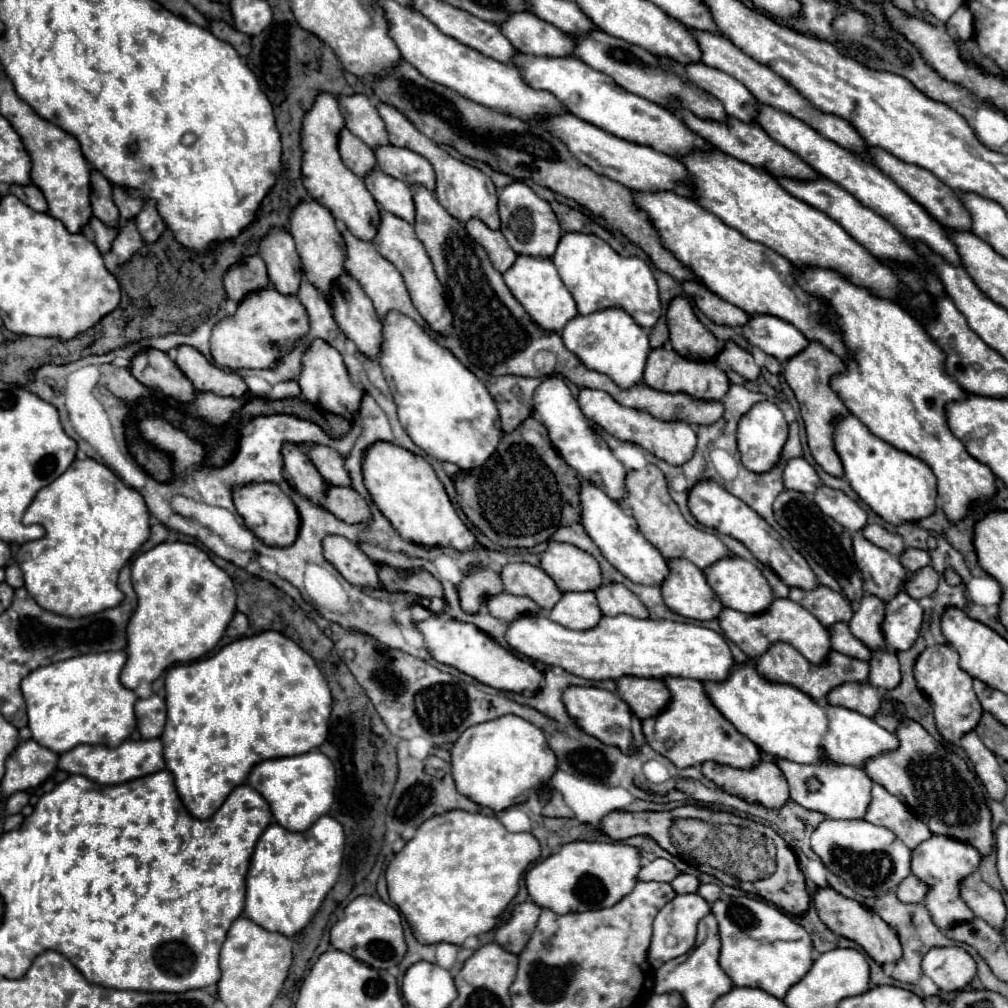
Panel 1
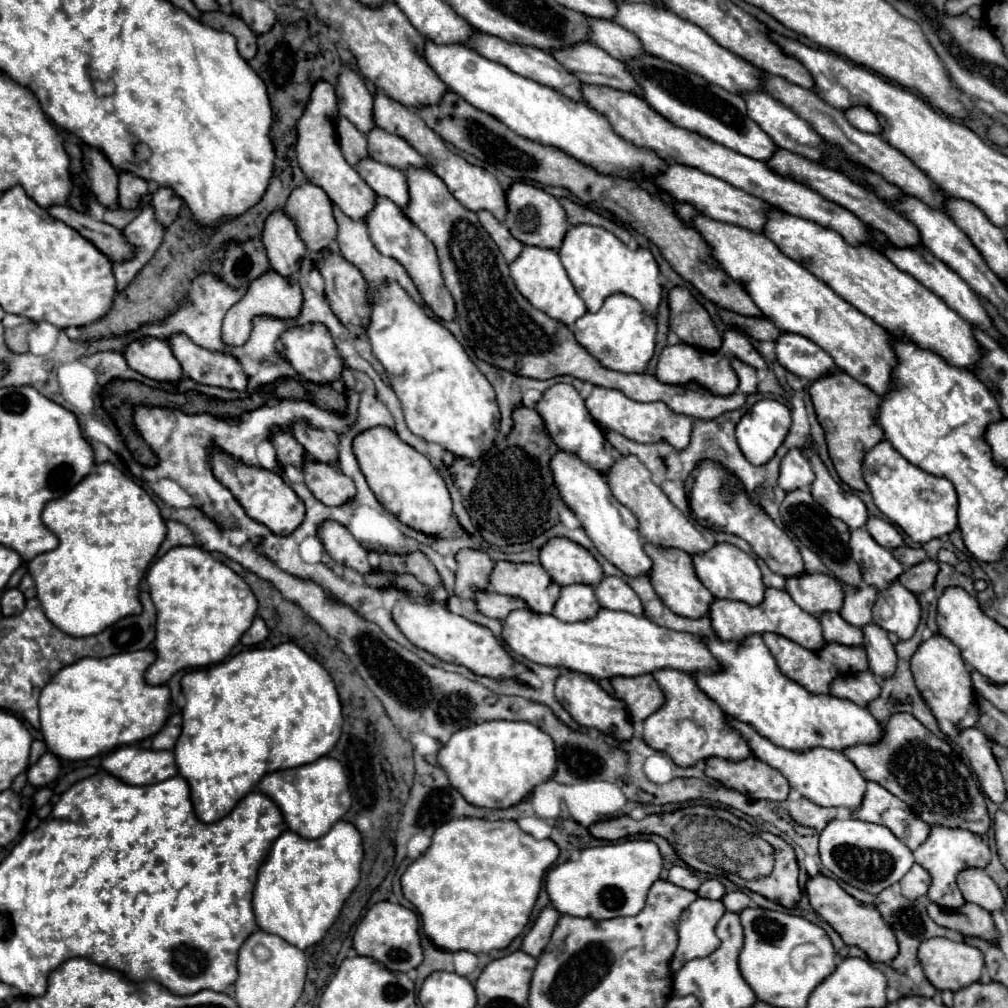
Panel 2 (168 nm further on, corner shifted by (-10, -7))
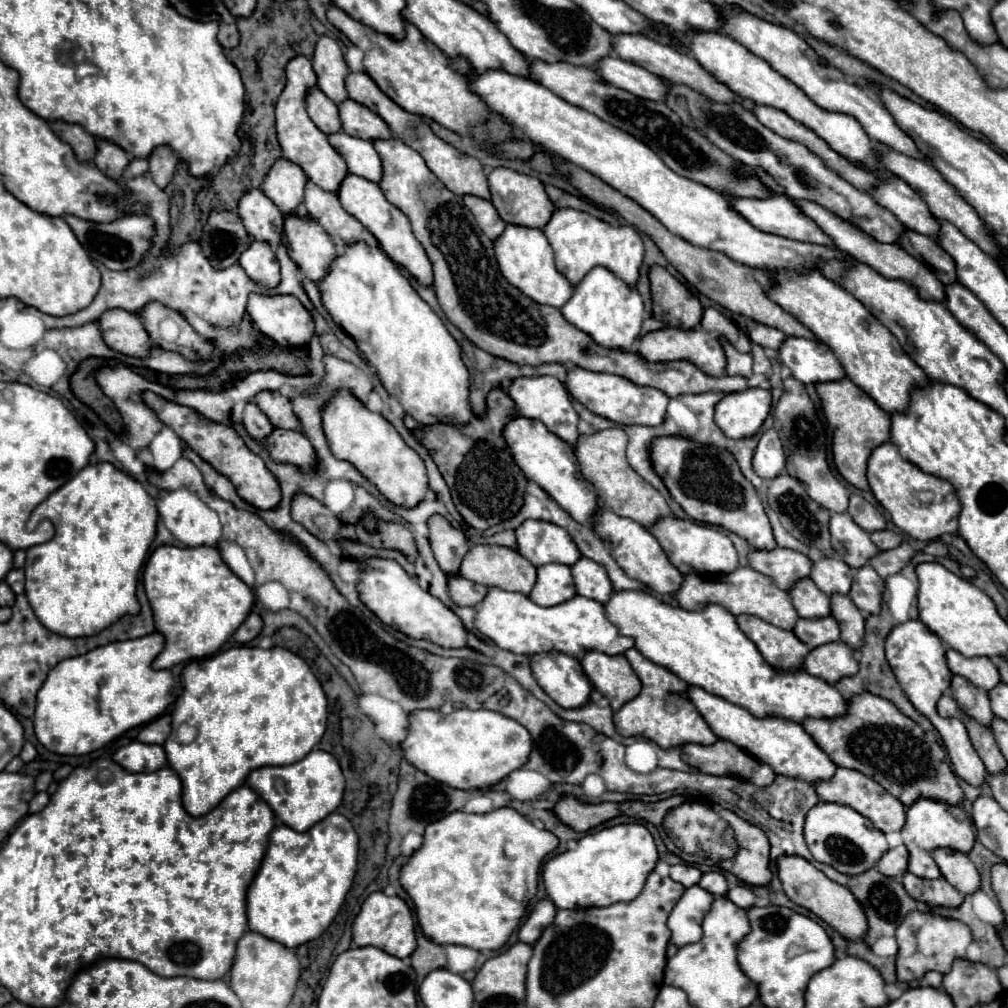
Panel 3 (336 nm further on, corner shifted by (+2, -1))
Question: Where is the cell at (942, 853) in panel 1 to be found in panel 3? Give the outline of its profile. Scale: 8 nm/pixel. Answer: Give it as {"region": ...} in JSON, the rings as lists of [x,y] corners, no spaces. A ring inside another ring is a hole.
{"region":[[[919,798],[913,806],[907,808],[907,822],[901,830],[903,842],[909,850],[909,872],[919,876],[919,878],[939,878],[939,870],[937,864],[931,856],[933,850],[937,848],[951,848],[957,852],[967,854],[973,844],[975,844],[975,834],[973,834],[973,826],[969,822],[969,818],[959,816],[957,812],[965,812],[959,806],[949,806],[949,804],[941,804],[935,800],[927,800],[927,798]]]}

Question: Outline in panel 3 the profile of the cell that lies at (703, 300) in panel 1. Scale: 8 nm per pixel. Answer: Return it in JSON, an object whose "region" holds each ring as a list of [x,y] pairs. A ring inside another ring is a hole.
{"region":[[[747,320],[747,336],[751,338],[751,342],[755,342],[763,348],[773,348],[773,350],[777,350],[781,346],[781,342],[787,338],[783,332],[771,328],[771,326],[759,324],[755,320]]]}

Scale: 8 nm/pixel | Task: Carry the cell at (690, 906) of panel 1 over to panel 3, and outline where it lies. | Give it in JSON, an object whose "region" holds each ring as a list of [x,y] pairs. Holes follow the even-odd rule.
{"region":[[[691,886],[685,890],[681,900],[675,904],[673,912],[669,914],[669,930],[671,930],[671,940],[667,948],[667,956],[671,958],[679,948],[699,942],[703,932],[701,932],[701,922],[705,914],[711,908],[713,894],[699,886]]]}

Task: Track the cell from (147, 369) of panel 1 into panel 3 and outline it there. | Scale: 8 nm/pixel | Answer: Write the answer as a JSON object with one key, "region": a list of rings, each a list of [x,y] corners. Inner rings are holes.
{"region":[[[119,308],[107,310],[99,320],[99,328],[105,344],[115,352],[133,358],[147,358],[153,350],[149,334],[137,314]]]}

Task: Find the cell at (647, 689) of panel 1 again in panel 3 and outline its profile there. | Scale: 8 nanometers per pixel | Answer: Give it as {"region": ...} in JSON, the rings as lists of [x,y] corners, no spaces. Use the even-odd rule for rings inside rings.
{"region":[[[587,652],[581,658],[581,664],[591,684],[603,696],[609,696],[609,702],[613,700],[615,712],[641,692],[641,680],[633,672],[625,656],[607,656],[601,652]]]}

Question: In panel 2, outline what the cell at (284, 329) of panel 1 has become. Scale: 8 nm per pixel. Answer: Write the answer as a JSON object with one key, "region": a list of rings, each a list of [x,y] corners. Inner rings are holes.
{"region":[[[269,268],[265,274],[261,274],[259,278],[255,278],[245,296],[227,312],[225,316],[225,322],[223,322],[223,340],[227,344],[245,344],[245,340],[249,338],[249,332],[251,332],[251,320],[253,316],[257,314],[269,314],[269,316],[281,316],[281,318],[295,318],[301,310],[301,288],[297,284],[297,278],[289,276],[281,276],[279,272],[275,272],[273,268]]]}

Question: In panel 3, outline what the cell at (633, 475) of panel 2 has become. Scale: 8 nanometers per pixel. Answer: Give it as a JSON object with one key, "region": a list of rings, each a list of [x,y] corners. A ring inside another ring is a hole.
{"region":[[[609,428],[595,434],[583,434],[575,446],[575,454],[581,466],[581,474],[595,484],[605,508],[613,510],[617,516],[631,518],[641,526],[651,528],[661,518],[669,518],[675,514],[665,502],[665,498],[629,466],[625,458],[625,446],[627,446],[627,434],[621,428]]]}

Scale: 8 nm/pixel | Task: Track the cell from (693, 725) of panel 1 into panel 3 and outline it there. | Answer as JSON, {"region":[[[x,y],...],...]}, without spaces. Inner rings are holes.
{"region":[[[635,648],[627,650],[625,658],[633,666],[633,670],[637,672],[637,676],[643,684],[643,690],[637,698],[633,698],[619,712],[615,712],[615,726],[617,726],[617,732],[621,736],[625,736],[625,738],[643,736],[643,738],[659,744],[661,748],[677,748],[677,746],[683,746],[683,744],[709,746],[709,744],[717,742],[717,736],[707,726],[703,716],[697,712],[697,708],[693,706],[689,696],[685,694],[687,688],[689,688],[687,682],[683,682],[679,676],[669,672],[667,668],[647,660]]]}

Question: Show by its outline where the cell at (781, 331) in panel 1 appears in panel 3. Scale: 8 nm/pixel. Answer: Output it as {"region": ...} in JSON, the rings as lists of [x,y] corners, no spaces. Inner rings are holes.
{"region":[[[785,338],[779,348],[779,360],[803,384],[831,382],[845,376],[835,354],[813,338]]]}

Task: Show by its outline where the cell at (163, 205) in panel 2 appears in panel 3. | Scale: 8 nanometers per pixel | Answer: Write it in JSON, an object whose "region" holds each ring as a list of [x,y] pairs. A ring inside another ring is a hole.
{"region":[[[155,148],[149,156],[149,174],[161,190],[171,182],[177,168],[177,156],[169,148]]]}

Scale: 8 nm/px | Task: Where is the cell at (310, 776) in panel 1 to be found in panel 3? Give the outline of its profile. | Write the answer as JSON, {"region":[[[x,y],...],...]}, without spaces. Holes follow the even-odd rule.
{"region":[[[311,750],[303,760],[289,766],[263,766],[249,774],[247,786],[271,806],[275,816],[293,830],[309,830],[329,816],[343,800],[345,778],[337,760],[325,750]]]}

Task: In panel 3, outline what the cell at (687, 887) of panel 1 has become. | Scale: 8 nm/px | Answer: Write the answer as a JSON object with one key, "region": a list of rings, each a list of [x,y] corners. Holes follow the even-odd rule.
{"region":[[[707,872],[707,874],[703,874],[699,886],[705,888],[705,890],[709,890],[711,894],[717,894],[717,896],[723,896],[727,892],[727,888],[729,888],[725,876],[719,874],[719,872]]]}

